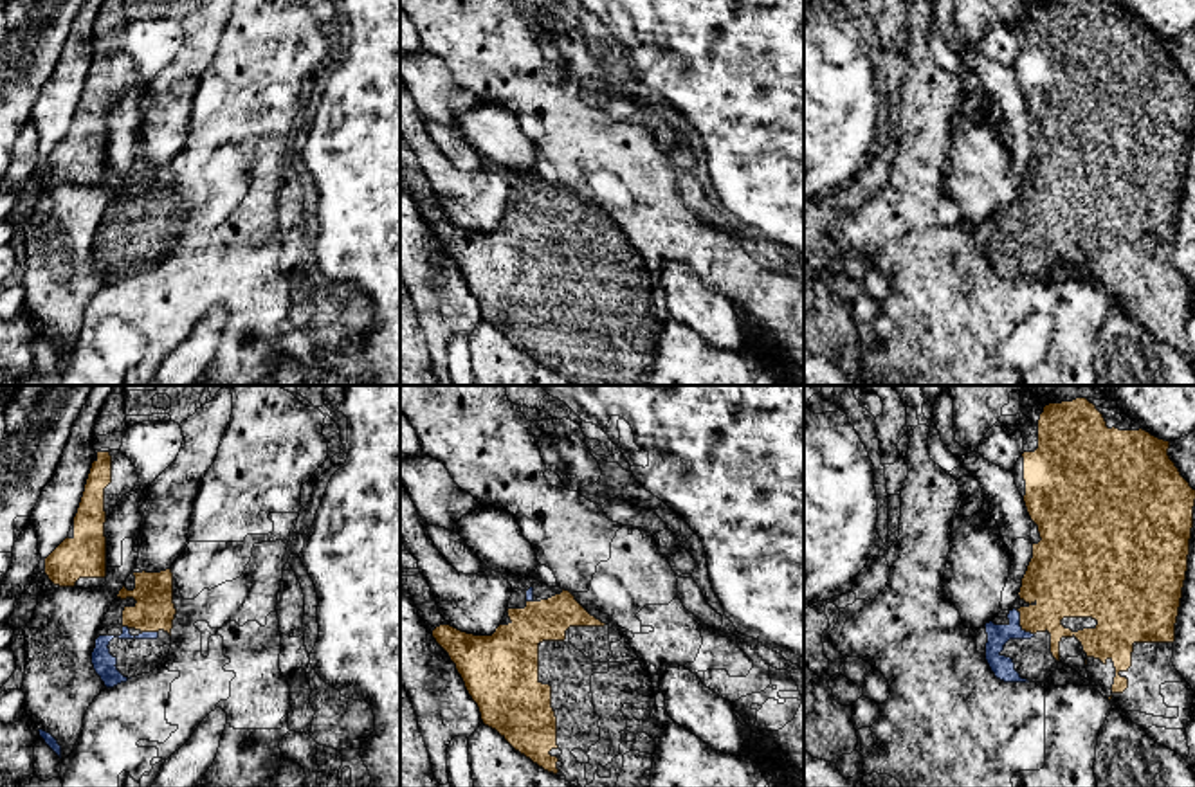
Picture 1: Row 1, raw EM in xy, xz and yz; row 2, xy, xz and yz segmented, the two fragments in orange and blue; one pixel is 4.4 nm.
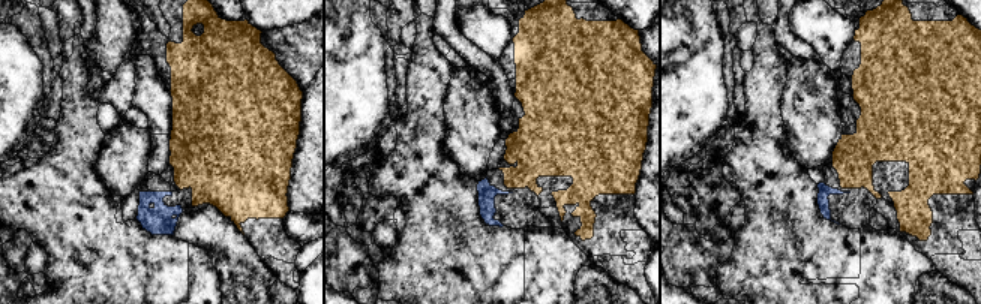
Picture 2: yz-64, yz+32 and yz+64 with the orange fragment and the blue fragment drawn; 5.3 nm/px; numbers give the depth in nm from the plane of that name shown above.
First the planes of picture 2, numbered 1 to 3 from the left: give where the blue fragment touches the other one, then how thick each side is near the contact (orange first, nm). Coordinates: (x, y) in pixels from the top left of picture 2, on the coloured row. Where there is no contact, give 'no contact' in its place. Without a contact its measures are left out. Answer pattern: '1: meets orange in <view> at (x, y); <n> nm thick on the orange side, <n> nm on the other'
1: no contact
2: no contact
3: no contact

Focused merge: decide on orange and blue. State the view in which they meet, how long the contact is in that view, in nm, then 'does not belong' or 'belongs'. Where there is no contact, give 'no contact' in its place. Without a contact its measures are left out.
meets orange in yz; contact 150 nm long; belongs

